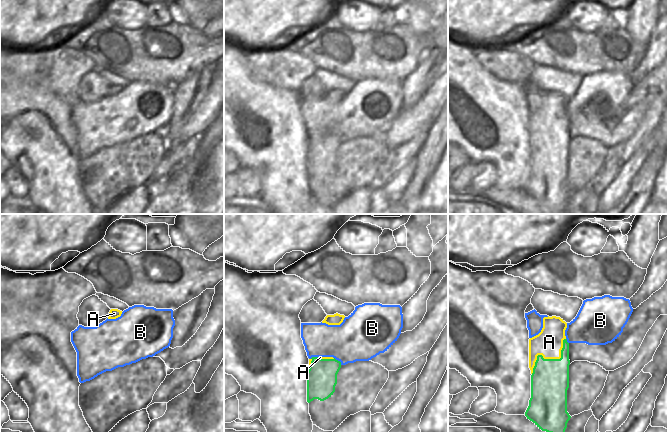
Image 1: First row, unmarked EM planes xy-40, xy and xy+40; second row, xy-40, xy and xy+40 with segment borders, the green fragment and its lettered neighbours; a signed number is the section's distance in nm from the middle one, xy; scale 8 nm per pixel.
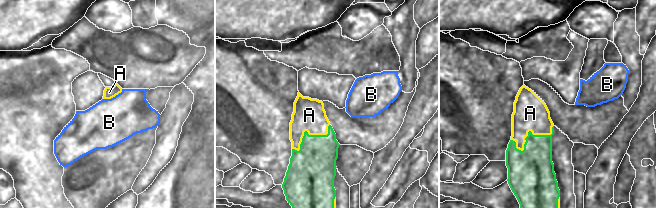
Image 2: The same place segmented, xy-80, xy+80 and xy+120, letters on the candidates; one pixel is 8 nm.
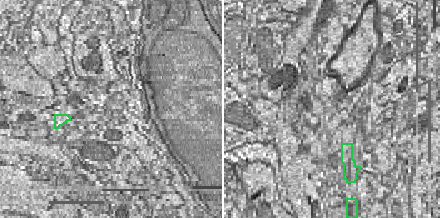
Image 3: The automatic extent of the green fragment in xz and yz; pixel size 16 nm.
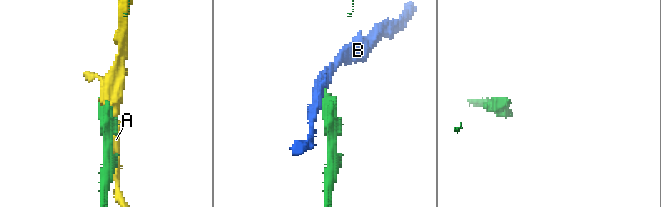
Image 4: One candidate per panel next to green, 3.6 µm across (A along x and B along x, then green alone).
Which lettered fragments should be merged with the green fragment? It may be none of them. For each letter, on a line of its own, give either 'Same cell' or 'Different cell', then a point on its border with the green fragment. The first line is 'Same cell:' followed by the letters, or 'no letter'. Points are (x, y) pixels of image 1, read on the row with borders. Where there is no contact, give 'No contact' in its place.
Same cell: no letter
A: Different cell. Touches green at xy+40 (549, 359)
B: Different cell. Touches green at xy (314, 357).

